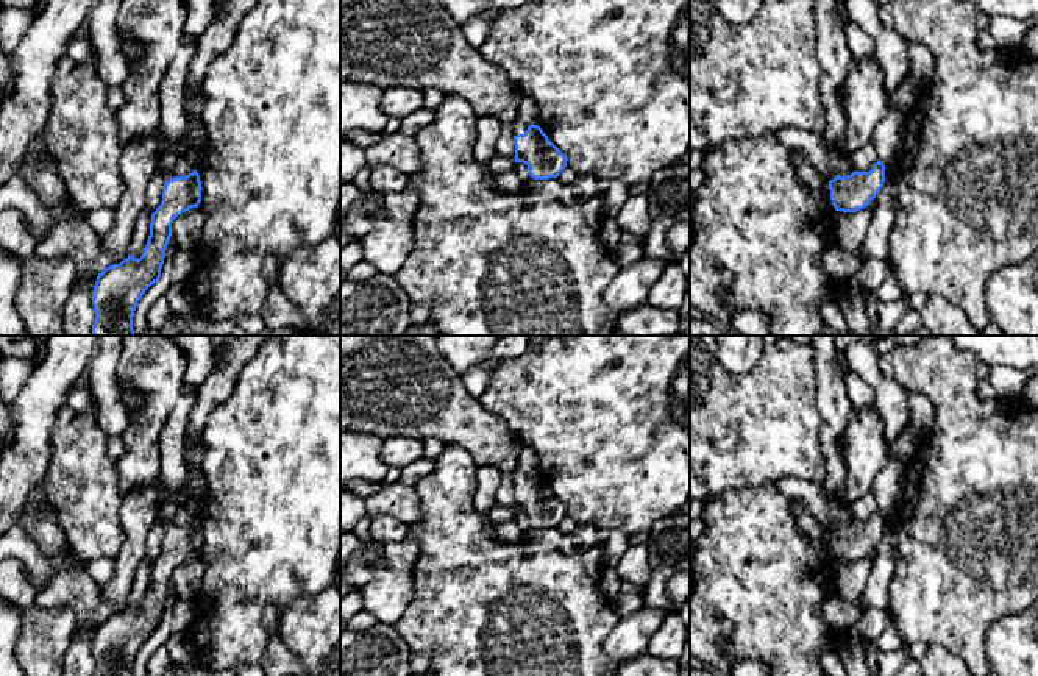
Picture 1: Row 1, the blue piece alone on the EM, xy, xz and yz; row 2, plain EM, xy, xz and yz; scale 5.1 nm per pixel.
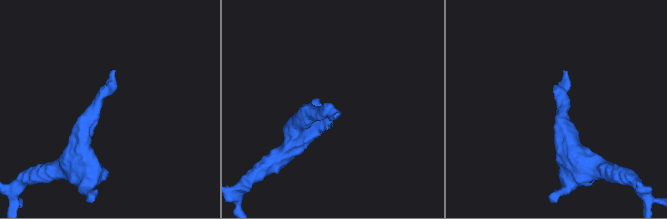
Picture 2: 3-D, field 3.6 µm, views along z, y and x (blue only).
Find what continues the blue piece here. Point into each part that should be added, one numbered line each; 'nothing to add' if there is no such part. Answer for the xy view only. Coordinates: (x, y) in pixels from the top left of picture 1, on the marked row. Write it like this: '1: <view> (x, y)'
1: xy (169, 156)

